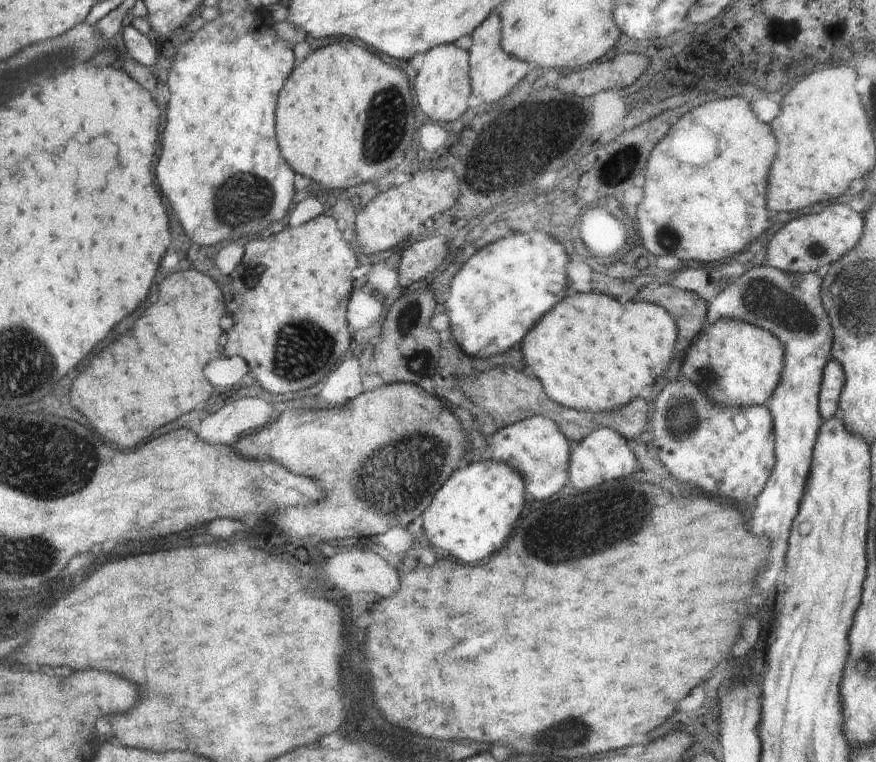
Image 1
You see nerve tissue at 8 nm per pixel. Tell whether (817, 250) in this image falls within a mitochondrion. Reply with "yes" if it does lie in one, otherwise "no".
yes

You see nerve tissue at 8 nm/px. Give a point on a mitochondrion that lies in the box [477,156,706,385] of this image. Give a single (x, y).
(669, 237)

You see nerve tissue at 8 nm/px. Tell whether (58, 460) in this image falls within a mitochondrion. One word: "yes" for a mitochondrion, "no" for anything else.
yes

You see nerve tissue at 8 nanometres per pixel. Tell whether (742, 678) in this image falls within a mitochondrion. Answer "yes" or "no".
no

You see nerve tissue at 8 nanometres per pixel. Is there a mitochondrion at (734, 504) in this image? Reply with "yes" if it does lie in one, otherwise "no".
no

